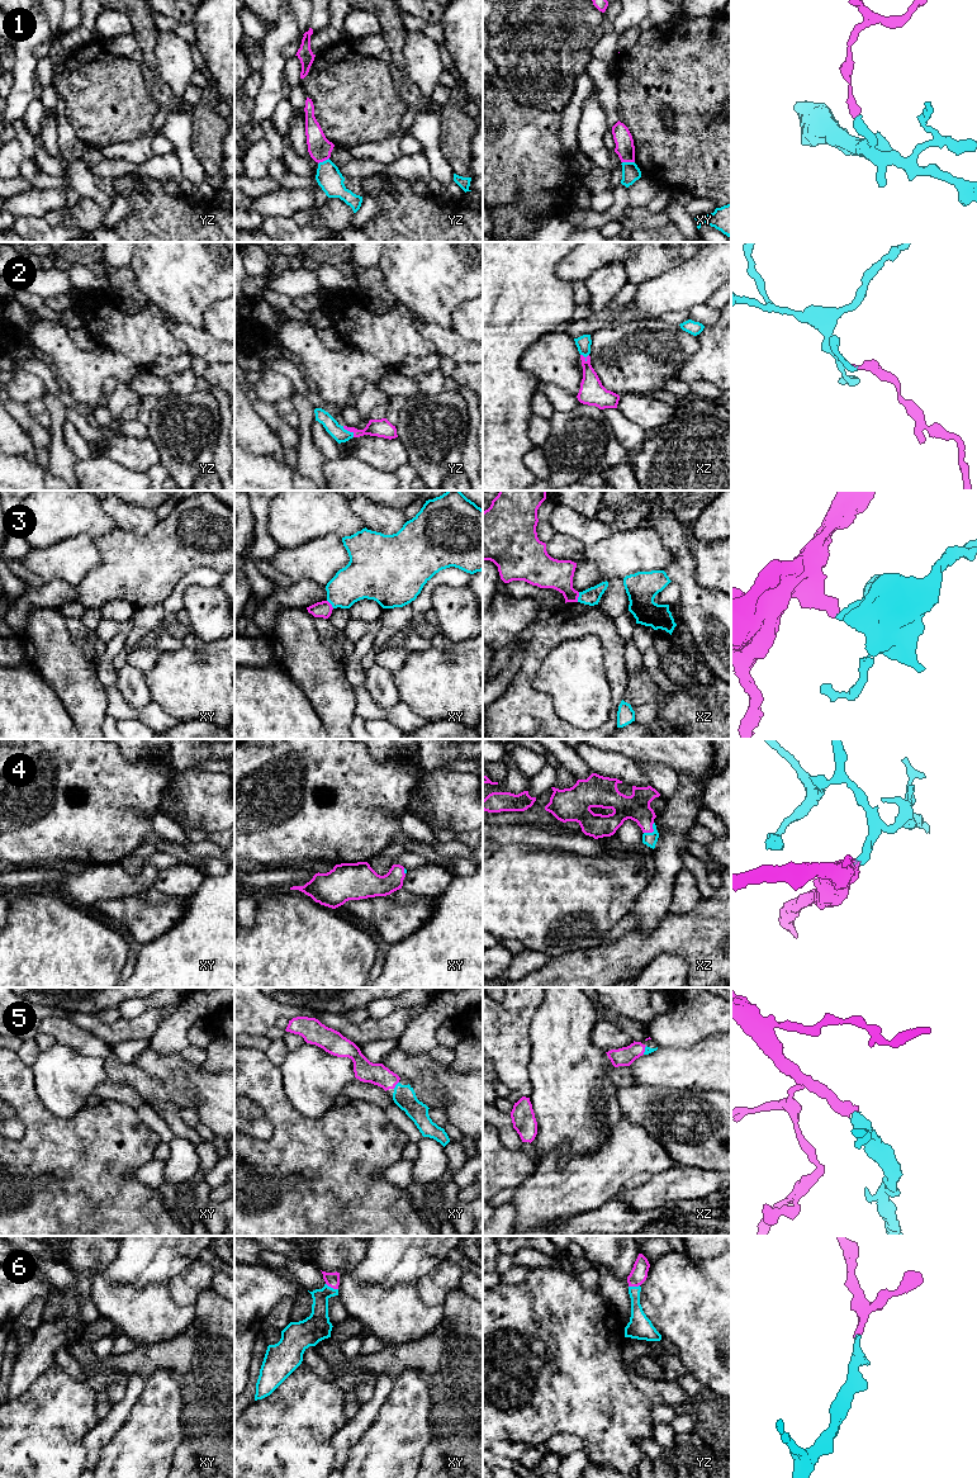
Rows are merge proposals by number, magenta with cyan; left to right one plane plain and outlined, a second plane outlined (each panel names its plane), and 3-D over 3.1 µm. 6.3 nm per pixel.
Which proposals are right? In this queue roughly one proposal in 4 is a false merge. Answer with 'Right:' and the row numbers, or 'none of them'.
Right: 2, 4, 5, 6

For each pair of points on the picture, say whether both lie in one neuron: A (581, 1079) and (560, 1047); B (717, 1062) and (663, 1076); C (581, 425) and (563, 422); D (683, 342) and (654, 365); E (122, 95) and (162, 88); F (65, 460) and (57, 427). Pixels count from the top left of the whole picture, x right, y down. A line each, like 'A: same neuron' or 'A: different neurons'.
A: same neuron
B: same neuron
C: same neuron
D: same neuron
E: different neurons
F: same neuron

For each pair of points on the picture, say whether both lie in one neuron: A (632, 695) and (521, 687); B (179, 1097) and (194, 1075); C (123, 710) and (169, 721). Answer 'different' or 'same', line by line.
A: different
B: different
C: same

